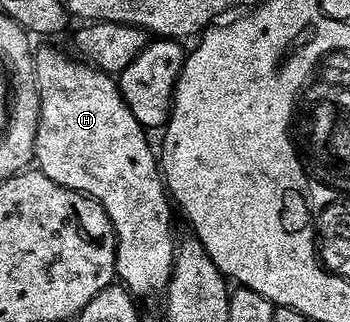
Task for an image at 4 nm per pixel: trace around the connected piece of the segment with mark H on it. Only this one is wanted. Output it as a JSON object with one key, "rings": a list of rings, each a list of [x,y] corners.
{"rings":[[[37,46],[34,54],[36,56],[38,89],[40,90],[40,120],[38,121],[38,129],[36,130],[35,166],[43,175],[50,177],[58,185],[62,185],[66,189],[80,191],[84,195],[89,195],[94,201],[98,201],[102,205],[102,209],[106,209],[106,213],[114,225],[114,233],[116,234],[116,279],[137,300],[143,301],[143,299],[148,299],[151,295],[156,294],[156,296],[159,296],[168,289],[168,282],[172,276],[172,263],[176,260],[178,239],[174,234],[174,226],[170,219],[169,205],[166,203],[166,197],[161,195],[160,191],[159,180],[162,177],[162,172],[158,166],[158,155],[154,147],[148,144],[147,137],[144,136],[147,135],[145,127],[134,117],[134,113],[130,113],[130,109],[120,92],[119,82],[113,76],[107,75],[104,71],[99,71],[97,67],[92,67],[89,63],[83,62],[71,54],[68,54],[69,56],[63,55],[56,47]]]}

